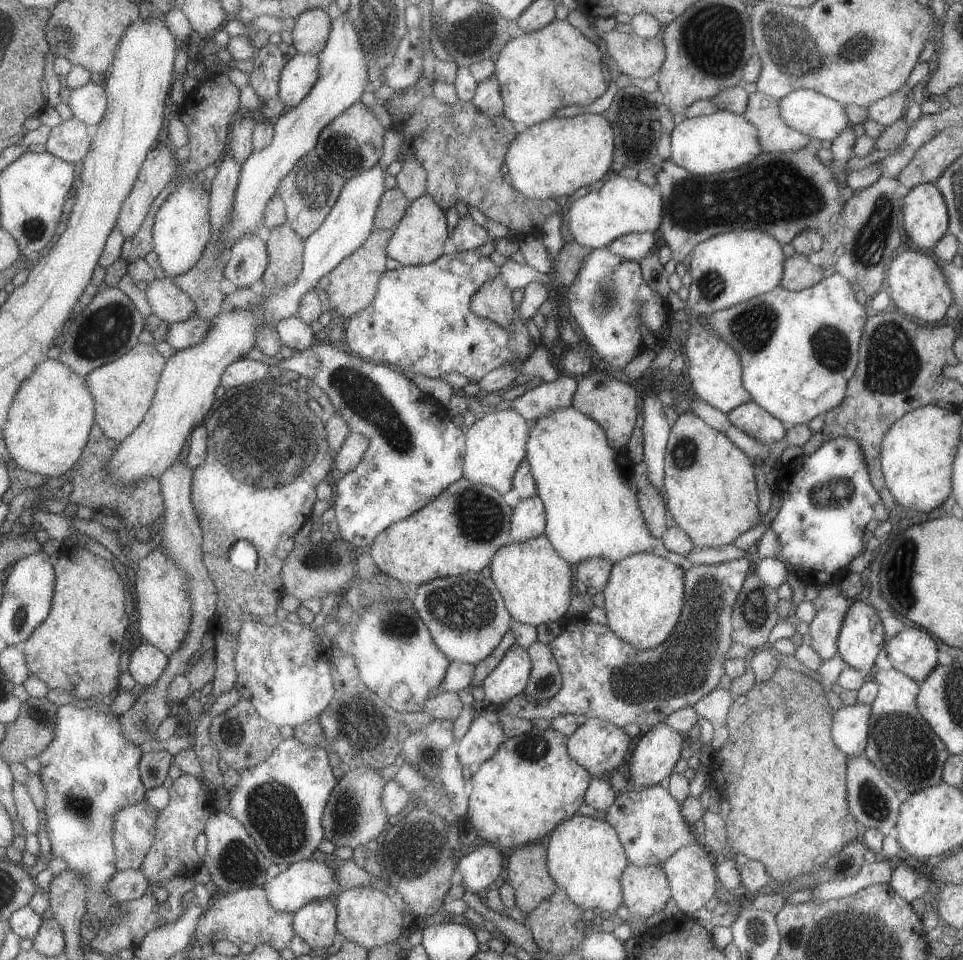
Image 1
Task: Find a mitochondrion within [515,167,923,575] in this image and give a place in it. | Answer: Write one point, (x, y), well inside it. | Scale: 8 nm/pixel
(870, 242)

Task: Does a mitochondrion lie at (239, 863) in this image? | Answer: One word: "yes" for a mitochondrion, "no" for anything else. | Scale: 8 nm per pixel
yes

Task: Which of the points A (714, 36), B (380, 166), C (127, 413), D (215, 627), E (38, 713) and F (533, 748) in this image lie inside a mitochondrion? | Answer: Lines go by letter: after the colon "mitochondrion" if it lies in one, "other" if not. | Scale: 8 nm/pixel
A: mitochondrion
B: other
C: other
D: other
E: mitochondrion
F: mitochondrion

